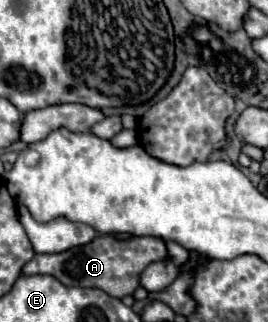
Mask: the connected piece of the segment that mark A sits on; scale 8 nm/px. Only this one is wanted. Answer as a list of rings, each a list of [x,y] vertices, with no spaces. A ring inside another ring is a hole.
[[[98,236],[86,246],[78,246],[60,254],[36,254],[34,260],[26,262],[24,274],[48,274],[60,280],[64,286],[82,286],[82,288],[100,288],[114,298],[122,298],[132,294],[140,284],[140,272],[158,260],[168,256],[166,244],[160,238],[132,238],[132,240],[116,240],[114,236]]]

